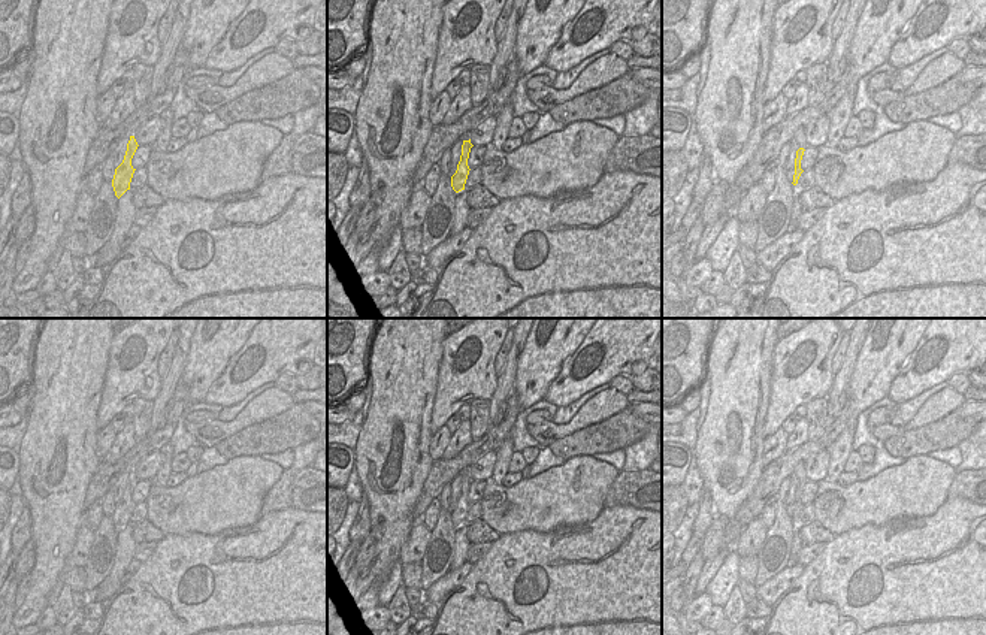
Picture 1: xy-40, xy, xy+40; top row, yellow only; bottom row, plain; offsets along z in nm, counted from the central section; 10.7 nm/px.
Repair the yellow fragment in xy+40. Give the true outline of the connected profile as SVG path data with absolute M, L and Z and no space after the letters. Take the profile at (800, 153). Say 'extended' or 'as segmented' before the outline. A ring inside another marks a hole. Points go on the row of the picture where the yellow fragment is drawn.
extended; M799 128L793 137L793 143L796 145L796 158L795 158L795 175L793 175L793 185L798 184L798 179L801 176L801 173L804 172L801 169L801 160L804 155L804 151L807 148L807 142L805 142L805 128Z

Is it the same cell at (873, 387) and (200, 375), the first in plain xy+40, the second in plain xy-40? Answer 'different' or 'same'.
same

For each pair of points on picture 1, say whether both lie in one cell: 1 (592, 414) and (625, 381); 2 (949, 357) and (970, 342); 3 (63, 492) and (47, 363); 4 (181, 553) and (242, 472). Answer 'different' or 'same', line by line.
1: different
2: same
3: same
4: different

